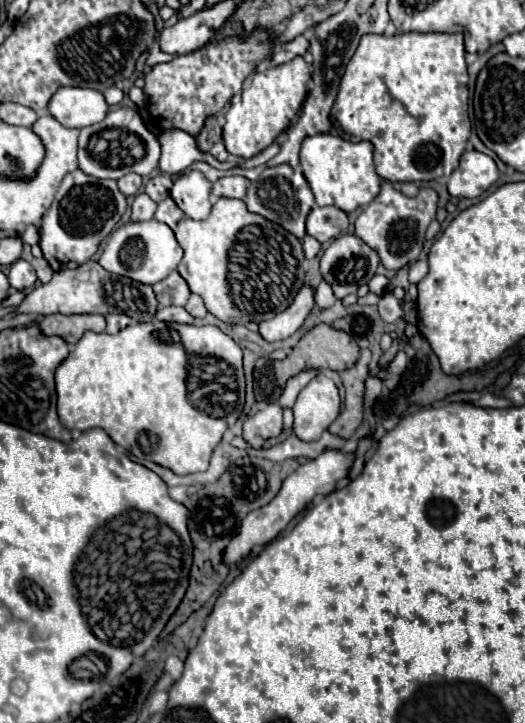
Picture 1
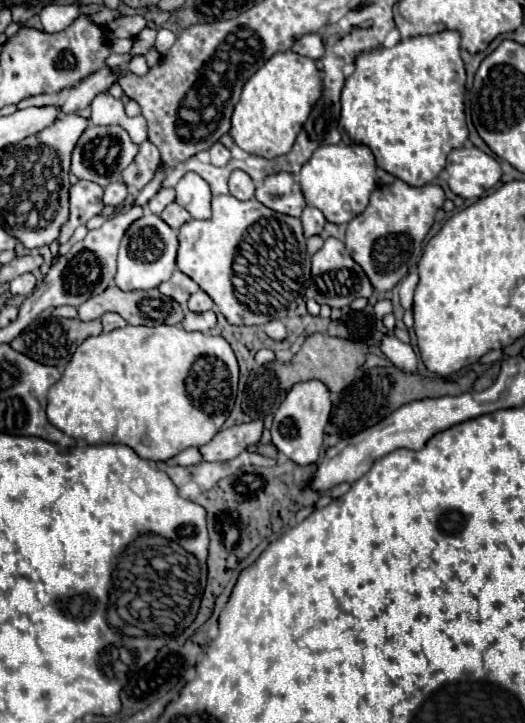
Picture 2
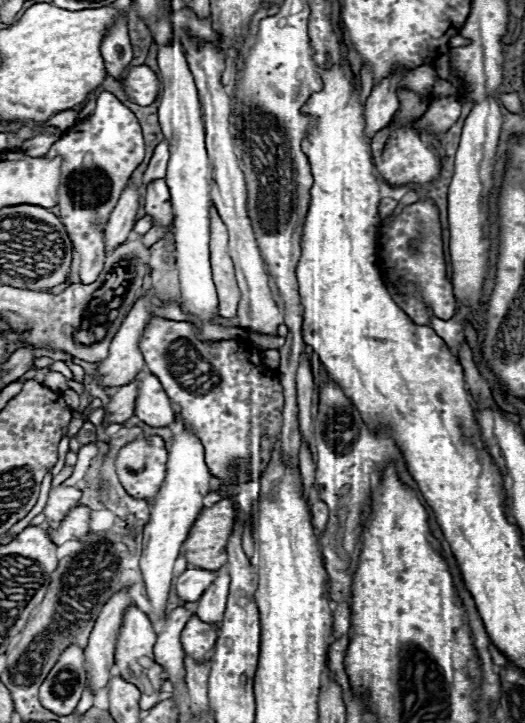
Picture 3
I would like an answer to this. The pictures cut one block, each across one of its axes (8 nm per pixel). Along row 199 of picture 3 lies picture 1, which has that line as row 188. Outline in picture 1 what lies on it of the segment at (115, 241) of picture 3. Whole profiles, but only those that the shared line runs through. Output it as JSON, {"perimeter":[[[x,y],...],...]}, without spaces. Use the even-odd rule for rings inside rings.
{"perimeter":[[[126,174],[126,176],[122,176],[122,178],[118,180],[118,188],[120,188],[126,196],[136,194],[142,184],[144,184],[144,180],[142,180],[142,176],[138,176],[138,174]]]}

